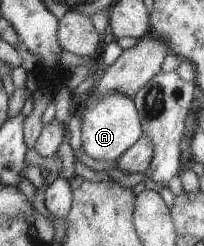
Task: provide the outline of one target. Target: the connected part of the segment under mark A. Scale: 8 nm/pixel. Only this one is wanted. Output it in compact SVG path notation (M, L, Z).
M115 93L98 101L92 96L82 100L82 148L86 155L101 161L118 161L144 135L141 116L134 98Z

